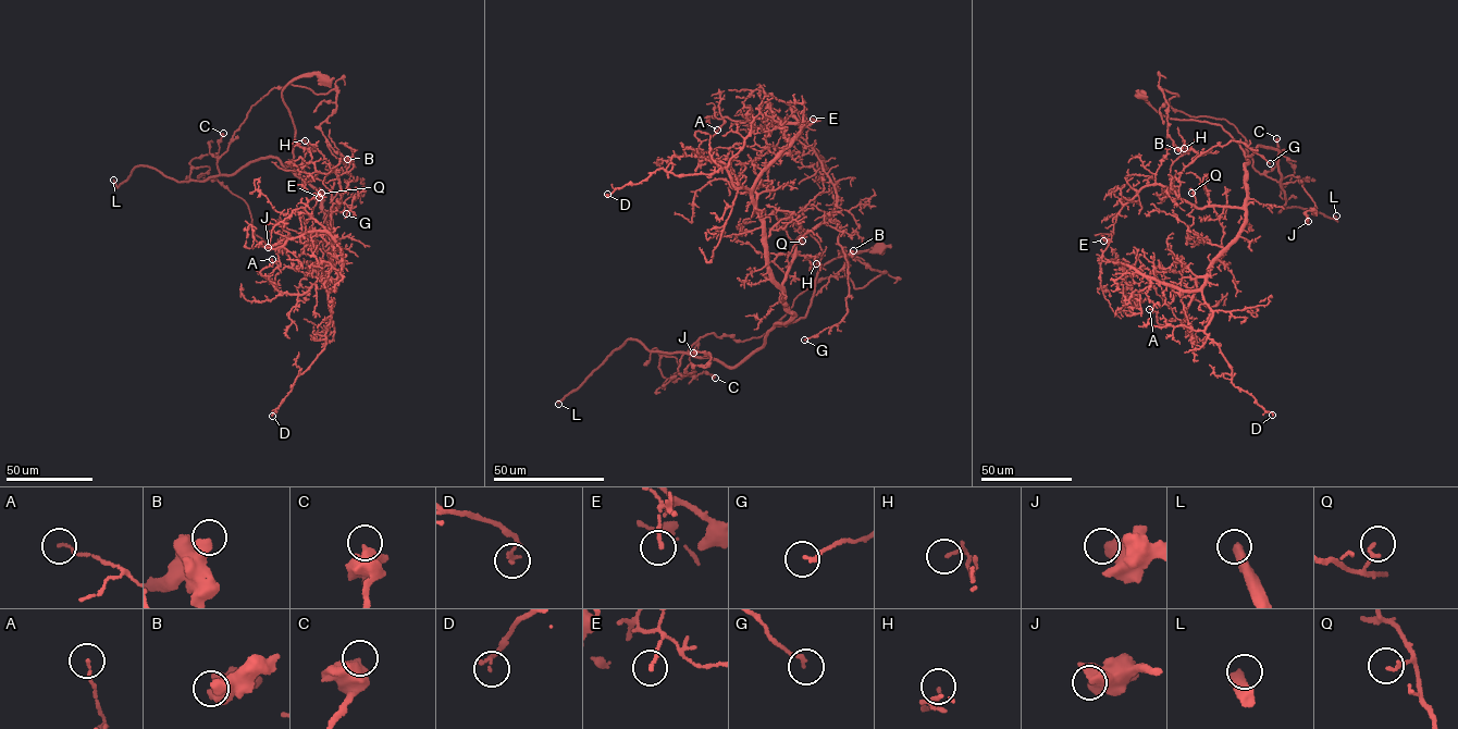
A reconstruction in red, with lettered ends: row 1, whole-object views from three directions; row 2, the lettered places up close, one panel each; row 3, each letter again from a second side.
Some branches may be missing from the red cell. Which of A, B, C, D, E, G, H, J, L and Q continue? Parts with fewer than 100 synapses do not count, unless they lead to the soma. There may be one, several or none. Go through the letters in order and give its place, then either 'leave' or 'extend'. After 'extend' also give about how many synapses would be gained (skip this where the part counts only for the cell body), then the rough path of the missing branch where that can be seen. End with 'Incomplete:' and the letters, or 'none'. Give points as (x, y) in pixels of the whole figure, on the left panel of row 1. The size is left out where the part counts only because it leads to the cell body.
A: (272, 259) | leave
B: (347, 159) | leave
C: (223, 133) | leave
D: (272, 416) | leave
E: (319, 197) | leave
G: (346, 213) | leave
H: (305, 140) | leave
J: (268, 247) | leave
L: (113, 180) | extend | 800 syn
Q: (321, 193) | leave
Incomplete: L

